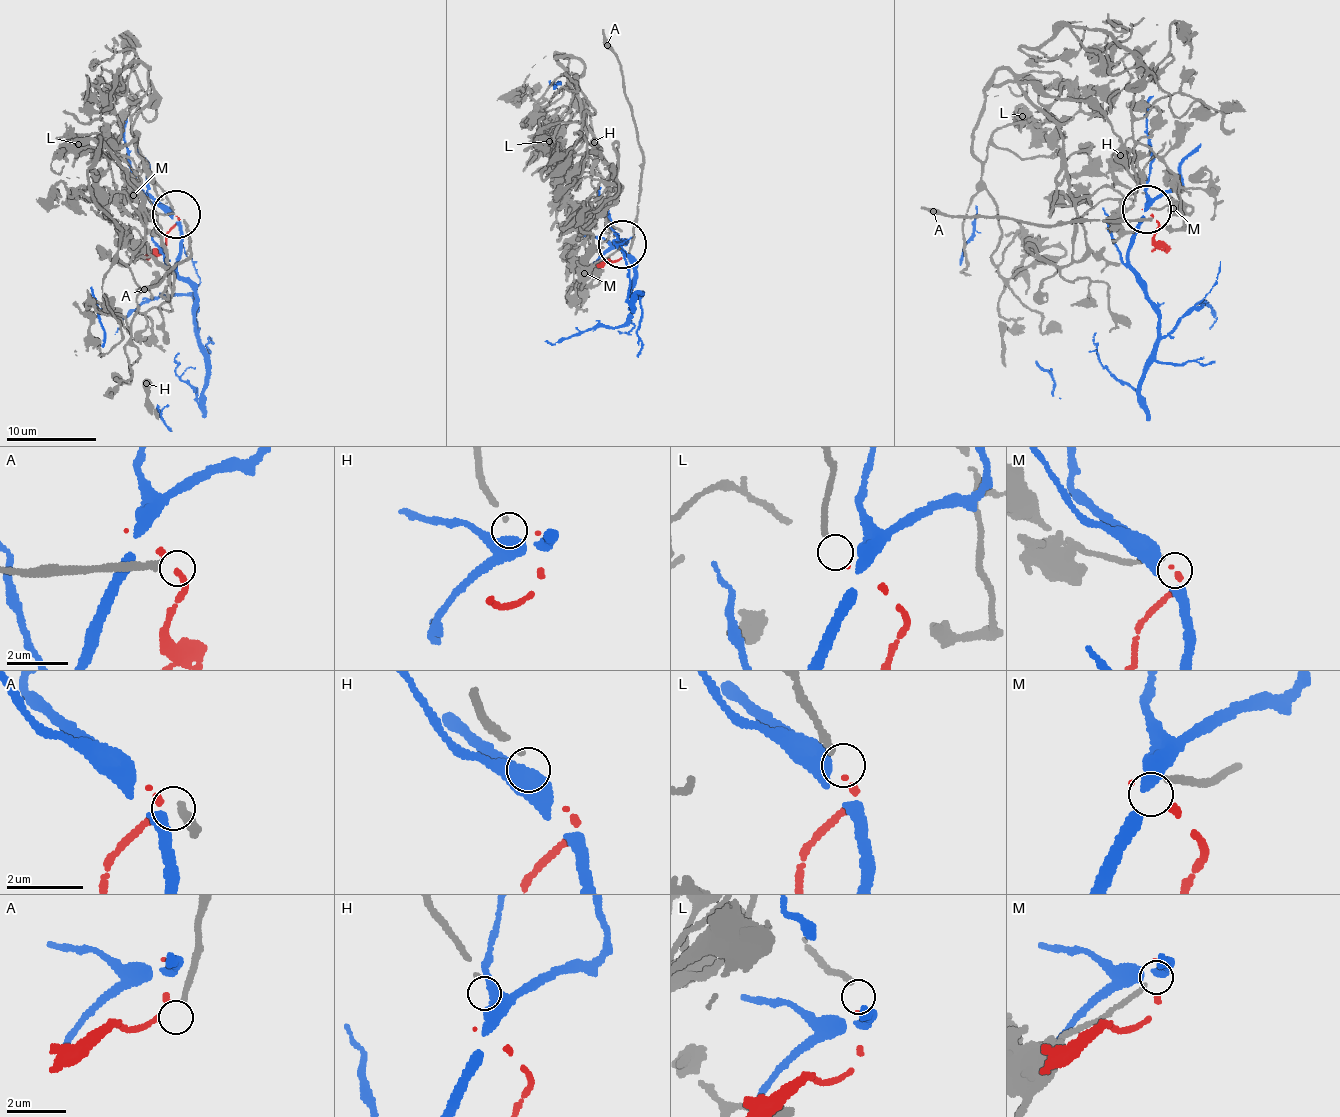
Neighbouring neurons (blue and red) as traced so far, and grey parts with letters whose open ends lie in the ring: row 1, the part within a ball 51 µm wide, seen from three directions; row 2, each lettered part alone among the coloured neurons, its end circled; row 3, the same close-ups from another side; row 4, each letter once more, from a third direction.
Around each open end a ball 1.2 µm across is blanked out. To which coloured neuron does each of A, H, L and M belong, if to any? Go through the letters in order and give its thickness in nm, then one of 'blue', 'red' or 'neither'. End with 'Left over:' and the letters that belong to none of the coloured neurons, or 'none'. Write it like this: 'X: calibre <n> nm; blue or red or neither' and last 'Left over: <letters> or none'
A: calibre 200 nm; neither
H: calibre 120 nm; neither
L: calibre 180 nm; red
M: calibre 160 nm; neither
Left over: A, H, M

